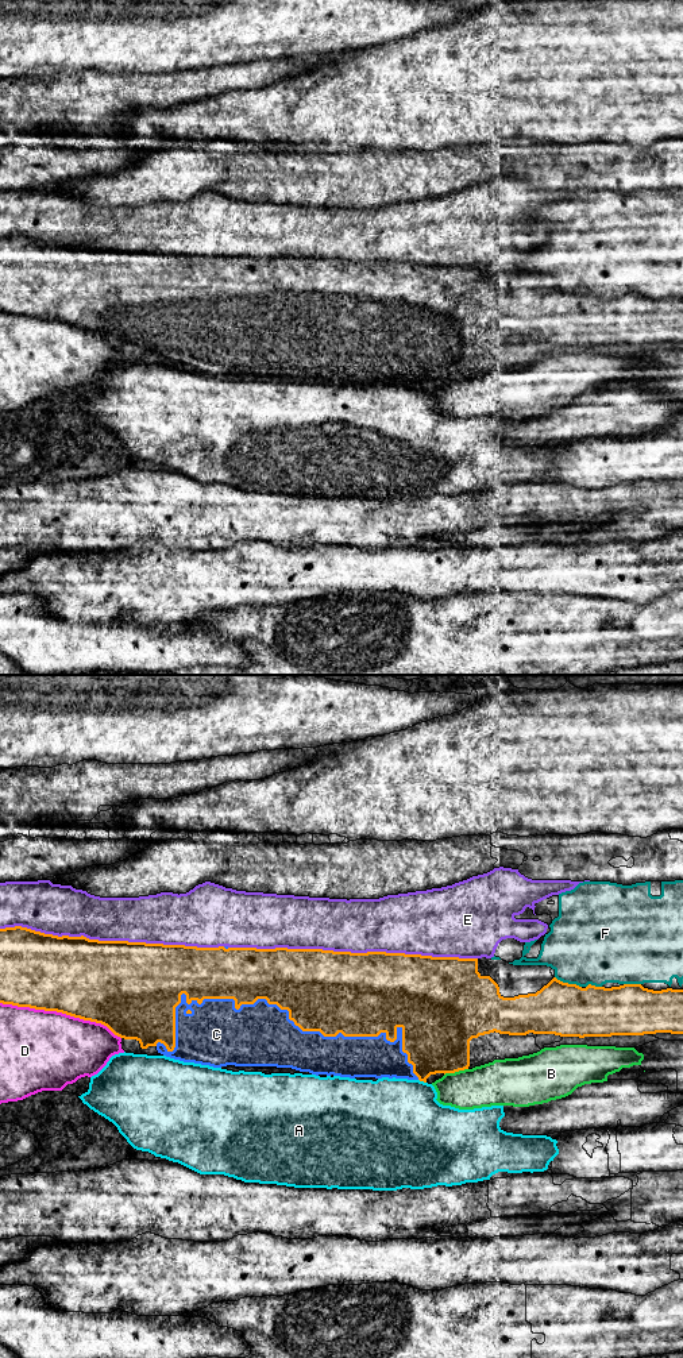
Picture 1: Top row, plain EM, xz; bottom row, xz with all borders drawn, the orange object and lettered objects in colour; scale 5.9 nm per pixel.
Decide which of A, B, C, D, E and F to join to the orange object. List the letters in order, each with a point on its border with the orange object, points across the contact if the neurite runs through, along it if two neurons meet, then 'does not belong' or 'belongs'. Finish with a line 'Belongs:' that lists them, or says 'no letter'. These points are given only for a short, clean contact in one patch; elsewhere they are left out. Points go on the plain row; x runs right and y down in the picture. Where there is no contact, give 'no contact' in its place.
A: contact xz (423, 389); does not belong
B: contact xz (455, 379); does not belong
C: contact xz (284, 317); belongs
D: contact xz (61, 320); does not belong
E: contact xz (352, 262); does not belong
F: contact xz (567, 292); does not belong
Belongs: C

